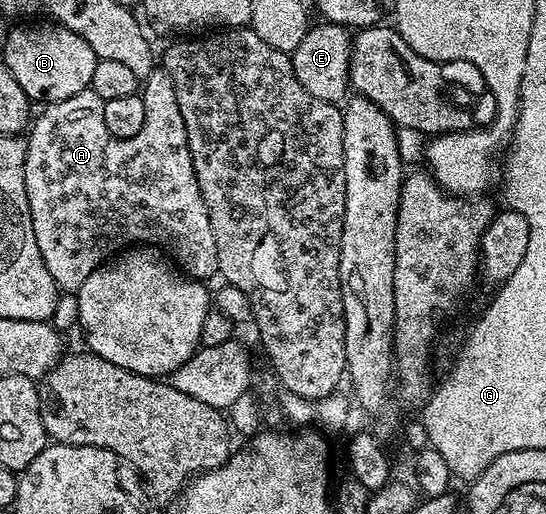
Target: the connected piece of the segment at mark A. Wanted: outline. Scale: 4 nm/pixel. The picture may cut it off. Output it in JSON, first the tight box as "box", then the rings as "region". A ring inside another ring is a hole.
{"box":[24,67,218,291],"region":[[[163,67],[153,68],[152,74],[142,85],[142,96],[146,103],[146,123],[142,123],[142,131],[130,139],[114,139],[110,131],[100,124],[102,102],[95,96],[91,88],[83,89],[78,95],[70,95],[70,99],[53,101],[45,104],[44,109],[35,114],[26,133],[26,163],[24,178],[26,179],[26,199],[30,203],[30,219],[34,227],[34,239],[38,243],[38,251],[42,251],[42,263],[46,263],[46,271],[54,279],[57,290],[78,291],[82,283],[97,267],[104,264],[113,255],[121,252],[129,243],[151,245],[163,251],[187,276],[197,279],[216,277],[218,273],[218,247],[214,243],[214,231],[210,227],[210,215],[206,211],[206,203],[202,199],[202,191],[198,187],[198,179],[194,175],[194,163],[190,159],[190,147],[186,139],[186,123],[182,123],[182,111],[178,111],[178,95],[174,95],[174,79]]]}

